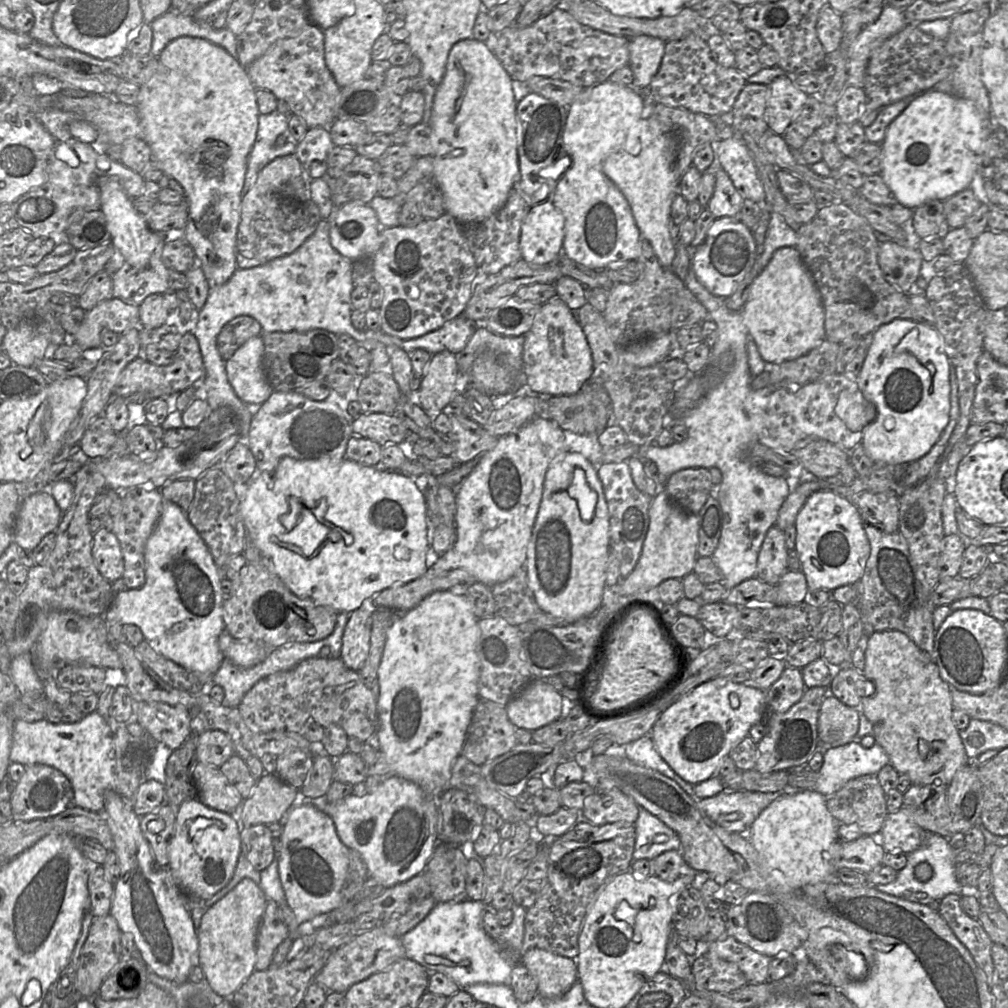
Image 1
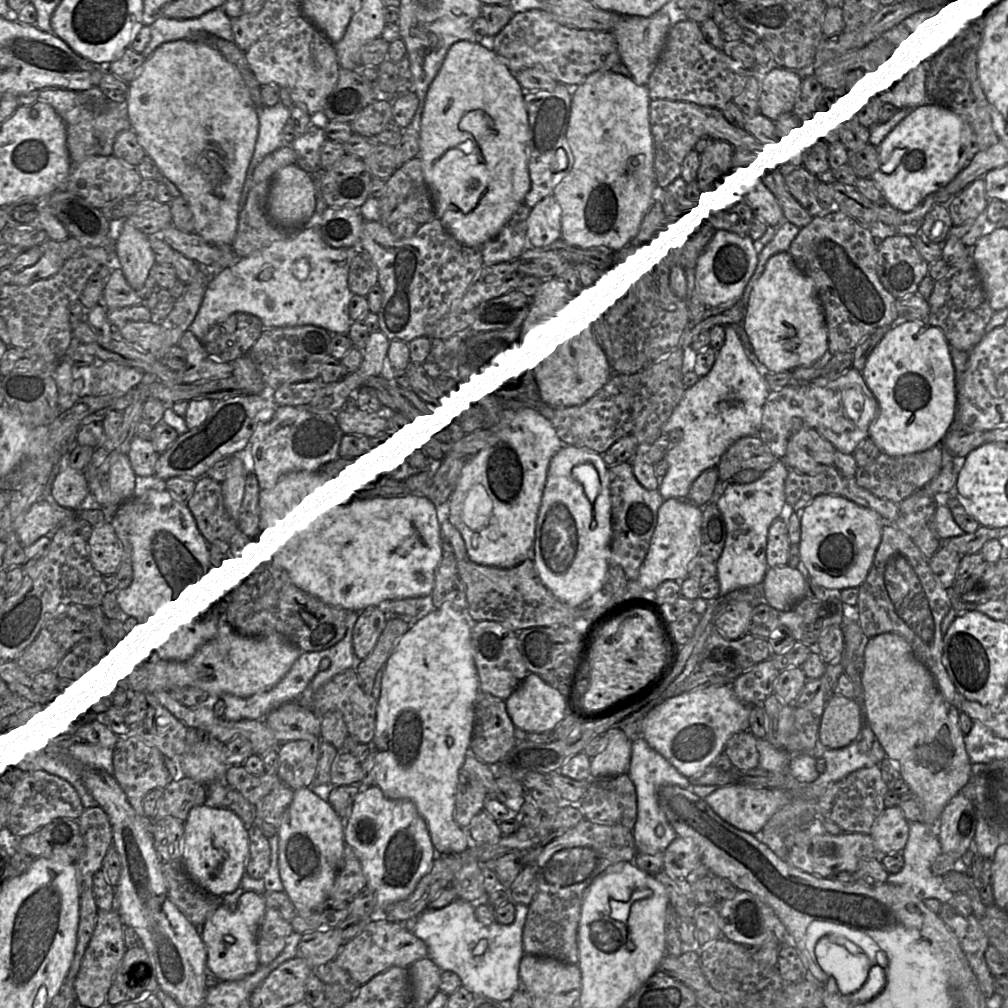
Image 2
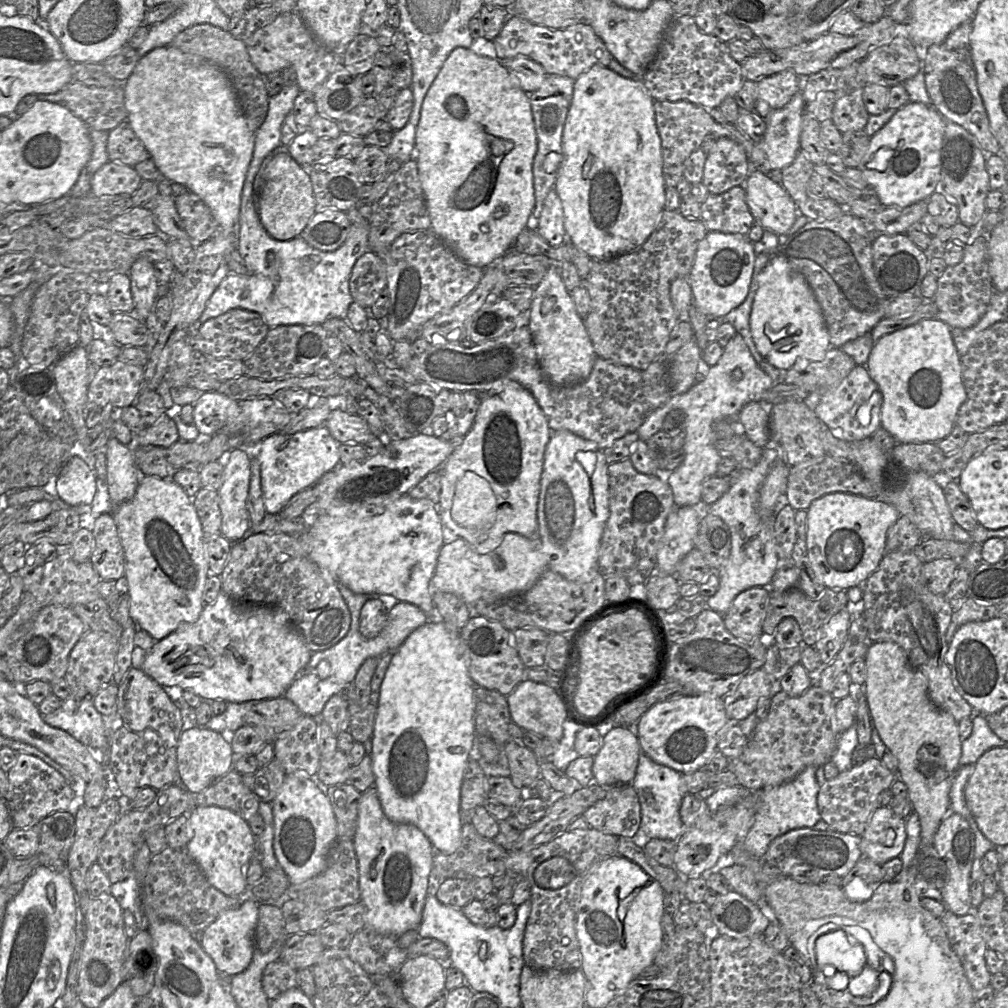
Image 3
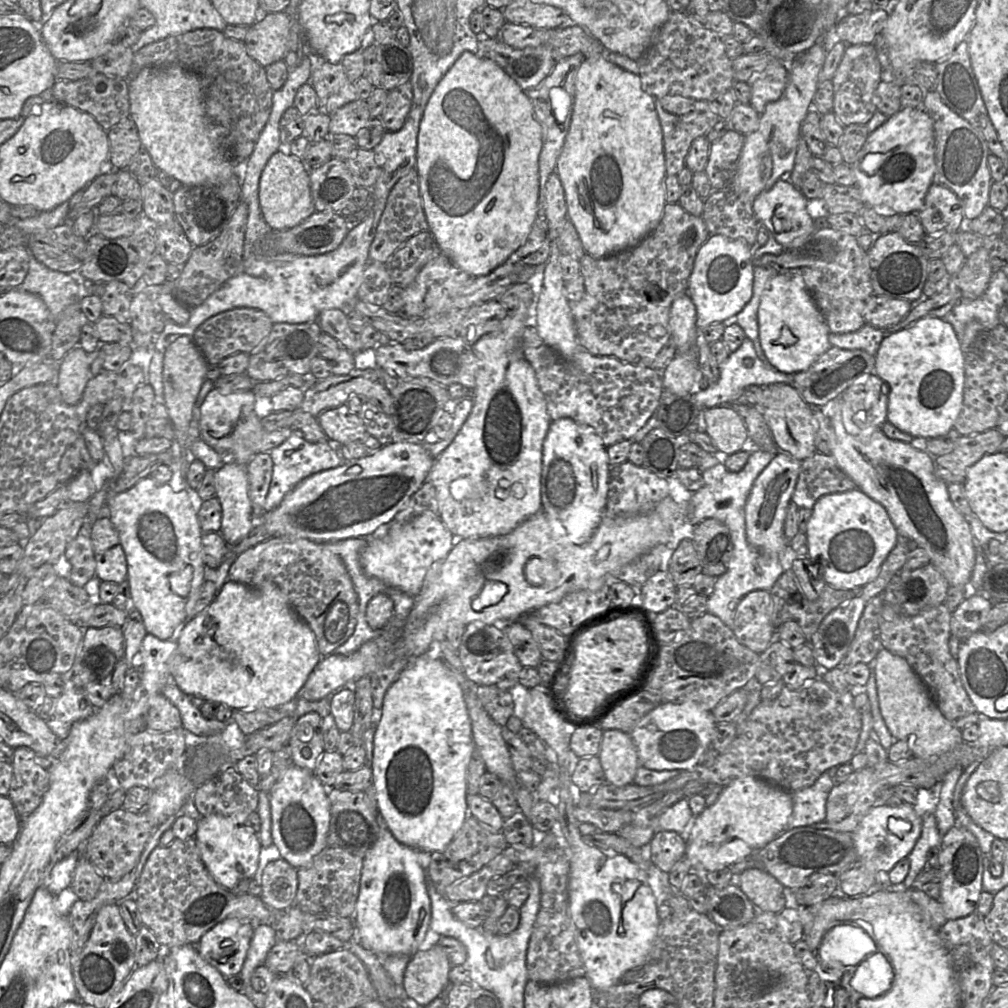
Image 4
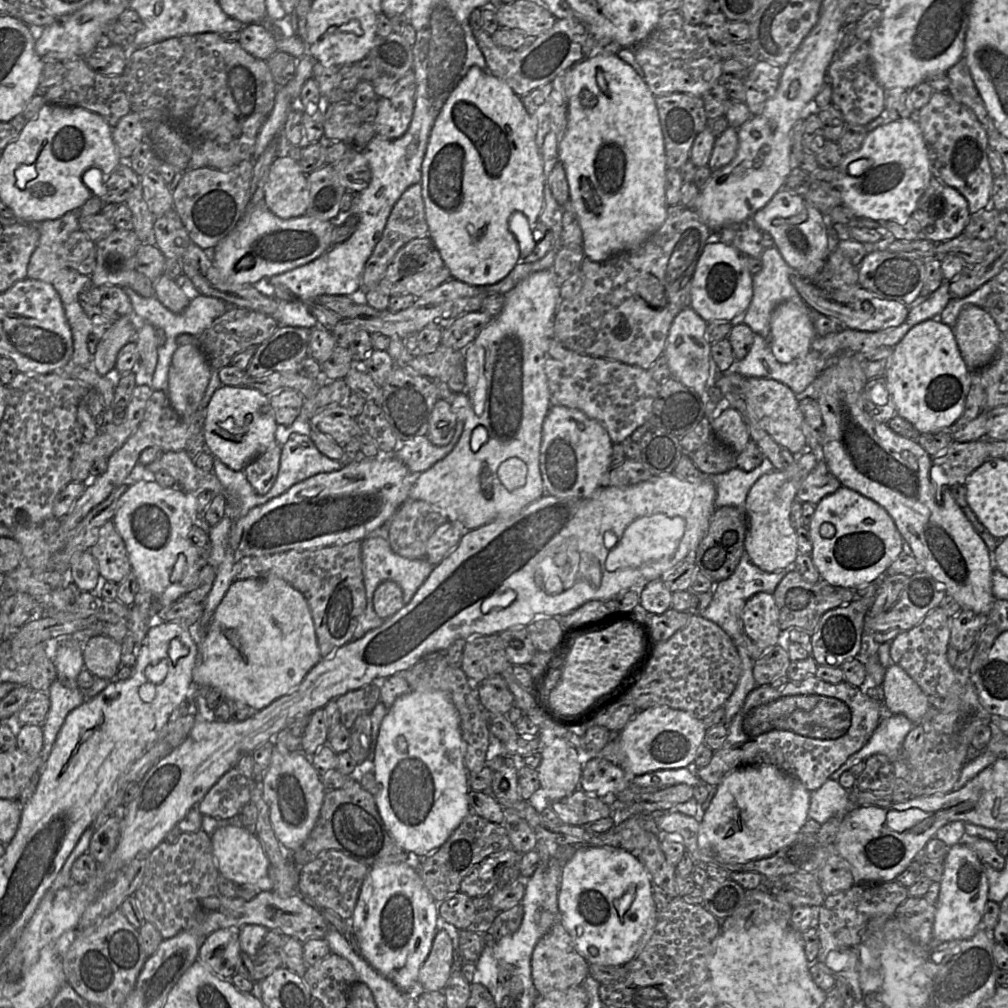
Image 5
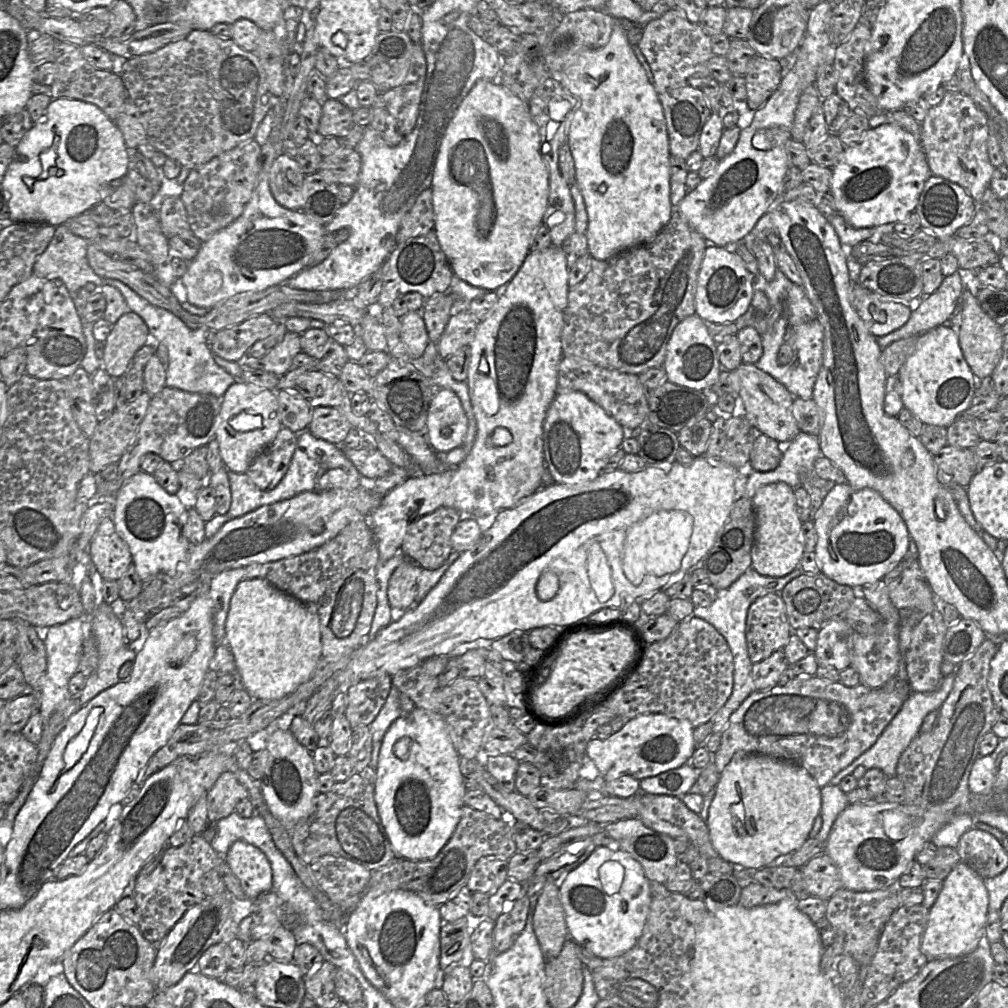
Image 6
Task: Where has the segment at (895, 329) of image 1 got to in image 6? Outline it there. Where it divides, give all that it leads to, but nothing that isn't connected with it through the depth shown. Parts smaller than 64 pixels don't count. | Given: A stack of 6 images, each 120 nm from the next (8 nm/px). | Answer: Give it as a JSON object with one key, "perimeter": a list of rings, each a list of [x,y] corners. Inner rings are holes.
{"perimeter":[[[947,325],[918,336],[915,350],[902,365],[898,378],[904,407],[925,425],[945,427],[970,406],[979,381],[964,357],[957,332]]]}

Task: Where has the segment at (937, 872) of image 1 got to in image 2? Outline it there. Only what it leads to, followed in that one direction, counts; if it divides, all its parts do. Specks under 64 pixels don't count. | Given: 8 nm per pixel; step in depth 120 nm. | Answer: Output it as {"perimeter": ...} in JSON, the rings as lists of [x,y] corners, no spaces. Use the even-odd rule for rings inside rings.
{"perimeter":[[[910,821],[908,839],[902,850],[904,865],[899,872],[889,874],[887,882],[908,886],[922,901],[929,898],[936,898],[942,904],[950,901],[954,893],[945,887],[942,876],[933,874],[930,868],[931,864],[940,854],[942,854],[942,848],[936,829],[932,829],[922,822]]]}

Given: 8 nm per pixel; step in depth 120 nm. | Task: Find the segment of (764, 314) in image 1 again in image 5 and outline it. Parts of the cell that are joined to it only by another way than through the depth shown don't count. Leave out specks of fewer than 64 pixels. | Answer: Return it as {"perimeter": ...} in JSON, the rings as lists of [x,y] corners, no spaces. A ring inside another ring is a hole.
{"perimeter":[[[791,301],[779,304],[772,312],[769,343],[778,362],[791,363],[808,352],[817,336],[809,312],[805,302],[797,305]]]}

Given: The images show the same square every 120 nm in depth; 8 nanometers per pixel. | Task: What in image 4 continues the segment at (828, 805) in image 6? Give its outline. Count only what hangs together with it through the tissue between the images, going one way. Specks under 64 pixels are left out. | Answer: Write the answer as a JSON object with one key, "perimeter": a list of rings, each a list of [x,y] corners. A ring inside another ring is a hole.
{"perimeter":[[[824,772],[813,785],[791,792],[793,811],[786,830],[823,822],[826,818],[827,797],[834,785],[832,778]]]}

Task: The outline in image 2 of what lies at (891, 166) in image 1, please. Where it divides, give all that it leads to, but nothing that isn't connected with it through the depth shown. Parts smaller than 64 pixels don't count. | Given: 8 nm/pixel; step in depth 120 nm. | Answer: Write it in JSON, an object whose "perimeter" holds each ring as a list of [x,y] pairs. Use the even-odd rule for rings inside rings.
{"perimeter":[[[932,98],[911,108],[875,146],[877,168],[871,178],[881,195],[902,212],[912,211],[929,194],[950,183],[978,152],[971,126]]]}

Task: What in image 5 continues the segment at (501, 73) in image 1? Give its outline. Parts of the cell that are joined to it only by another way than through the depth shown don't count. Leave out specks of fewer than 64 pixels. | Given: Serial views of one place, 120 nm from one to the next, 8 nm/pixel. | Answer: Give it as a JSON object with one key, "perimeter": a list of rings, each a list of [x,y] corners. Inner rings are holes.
{"perimeter":[[[477,66],[471,67],[450,94],[435,120],[422,162],[421,172],[420,184],[428,225],[428,235],[450,271],[451,277],[472,286],[490,286],[505,278],[522,259],[519,241],[512,231],[513,214],[516,212],[522,213],[527,219],[529,228],[535,230],[544,205],[543,163],[536,144],[534,120],[525,108],[522,97],[518,96],[507,83],[488,70],[483,70]]]}

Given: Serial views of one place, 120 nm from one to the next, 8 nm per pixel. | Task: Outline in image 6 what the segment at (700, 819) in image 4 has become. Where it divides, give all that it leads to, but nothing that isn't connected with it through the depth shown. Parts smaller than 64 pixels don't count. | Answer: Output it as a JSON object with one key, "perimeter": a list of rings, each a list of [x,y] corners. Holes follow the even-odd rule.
{"perimeter":[[[737,752],[720,774],[714,799],[708,811],[707,828],[719,857],[747,870],[784,865],[787,857],[799,850],[809,838],[821,811],[821,788],[800,765],[762,754]]]}

